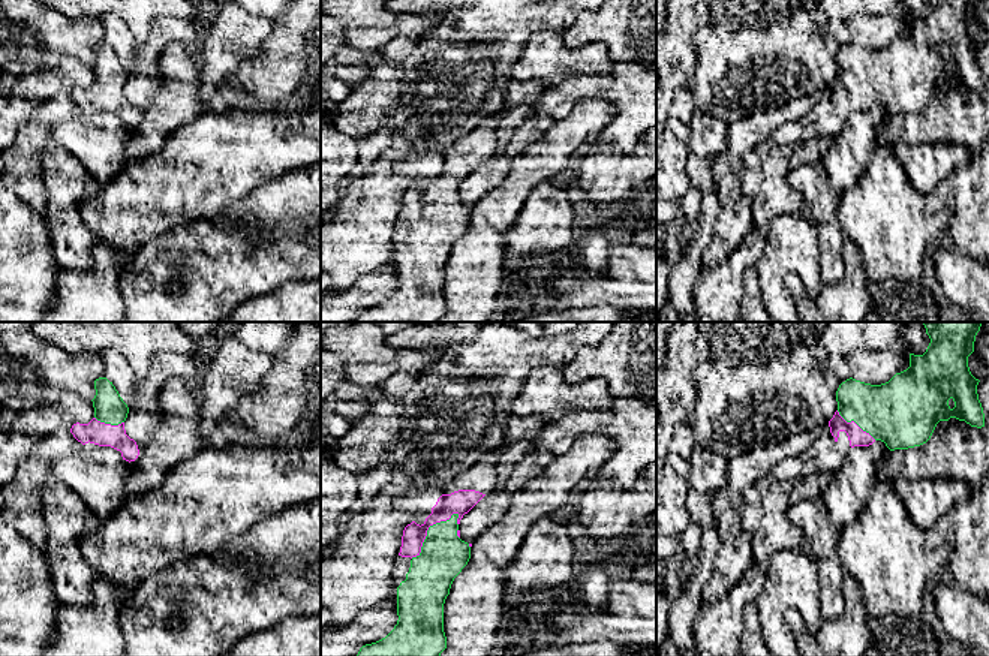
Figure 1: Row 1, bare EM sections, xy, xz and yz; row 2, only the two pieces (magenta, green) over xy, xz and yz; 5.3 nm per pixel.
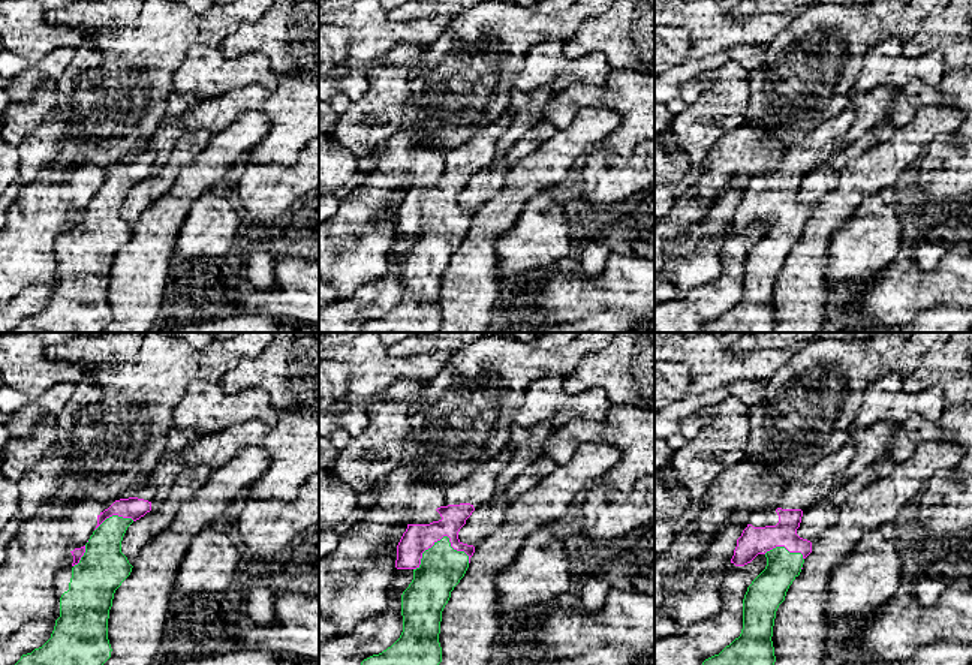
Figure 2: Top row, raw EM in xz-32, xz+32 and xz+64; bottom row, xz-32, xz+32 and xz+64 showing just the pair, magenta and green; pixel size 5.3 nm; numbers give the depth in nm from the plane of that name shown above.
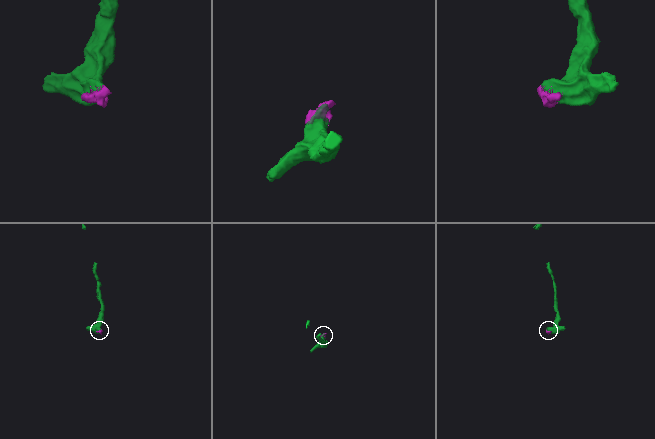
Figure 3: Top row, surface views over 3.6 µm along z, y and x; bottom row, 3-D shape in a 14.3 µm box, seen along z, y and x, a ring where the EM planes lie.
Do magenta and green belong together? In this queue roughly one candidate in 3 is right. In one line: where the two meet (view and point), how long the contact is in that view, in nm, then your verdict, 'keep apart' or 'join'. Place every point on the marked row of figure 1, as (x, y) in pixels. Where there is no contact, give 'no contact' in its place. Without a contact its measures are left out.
xz (427, 529) | 360 nm | join

